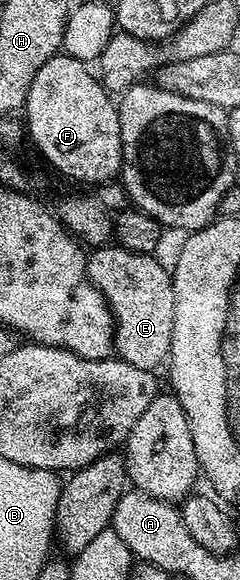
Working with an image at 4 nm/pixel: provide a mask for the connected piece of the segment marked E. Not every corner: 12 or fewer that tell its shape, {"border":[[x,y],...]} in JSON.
{"border":[[88,253],[113,311],[116,355],[153,372],[169,358],[175,290],[158,257]]}

